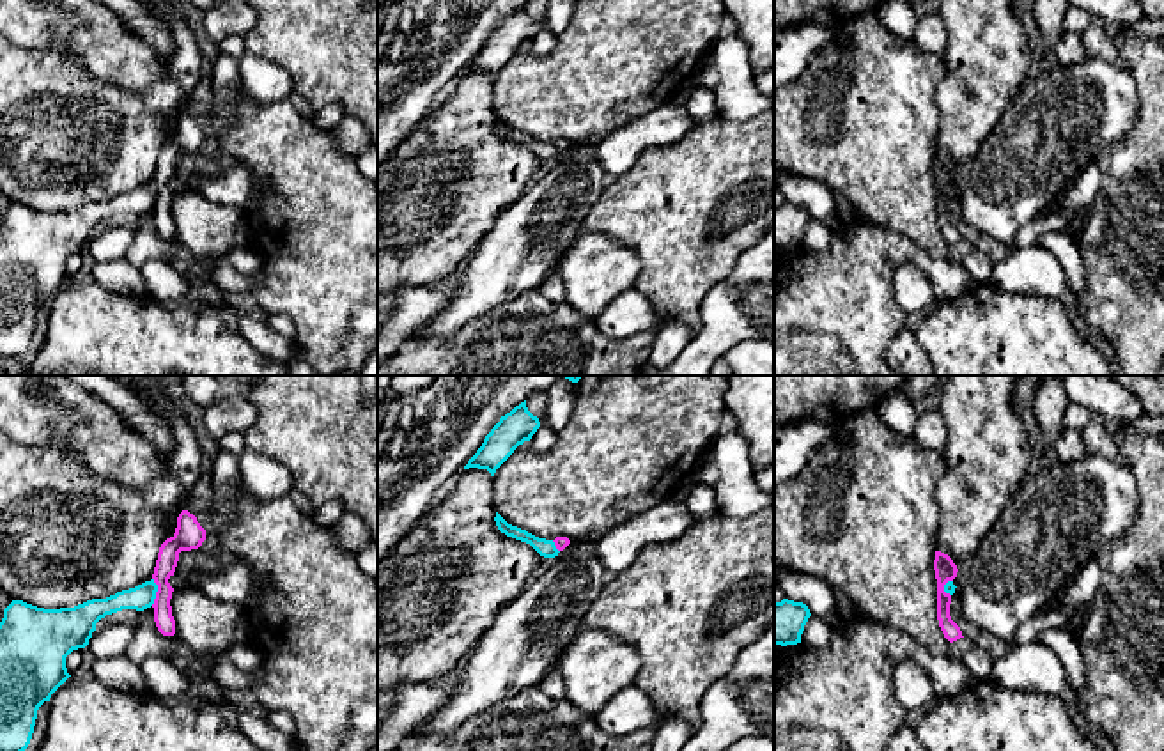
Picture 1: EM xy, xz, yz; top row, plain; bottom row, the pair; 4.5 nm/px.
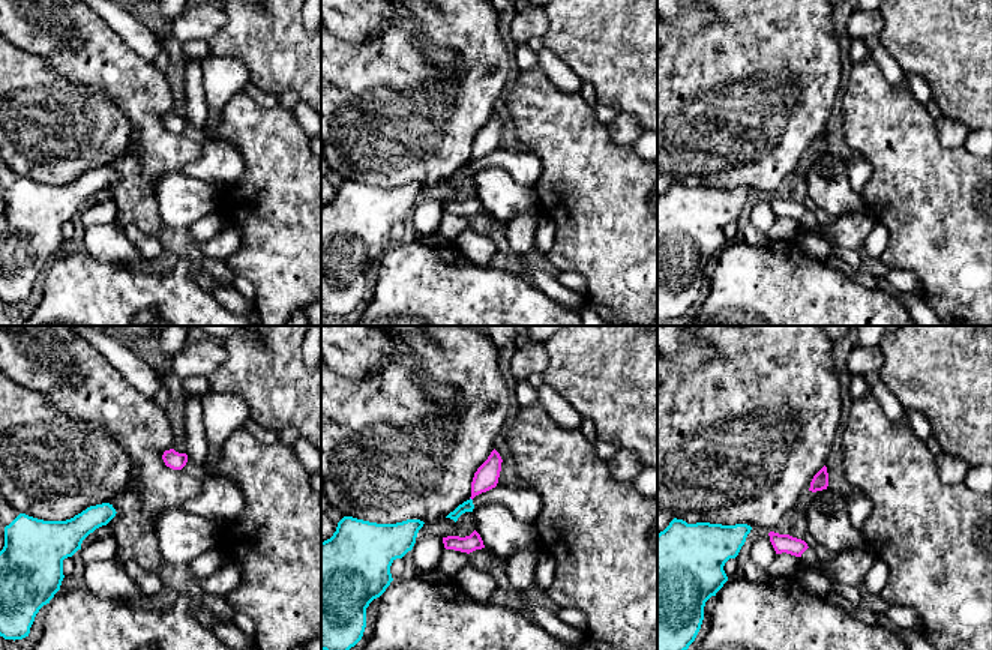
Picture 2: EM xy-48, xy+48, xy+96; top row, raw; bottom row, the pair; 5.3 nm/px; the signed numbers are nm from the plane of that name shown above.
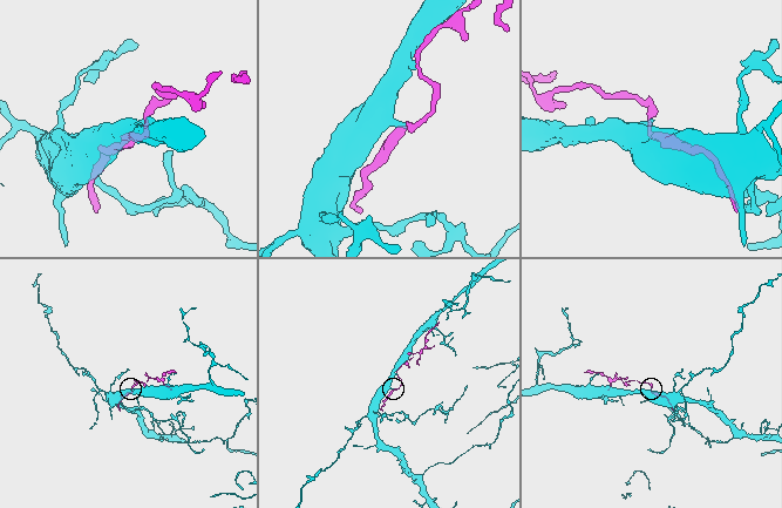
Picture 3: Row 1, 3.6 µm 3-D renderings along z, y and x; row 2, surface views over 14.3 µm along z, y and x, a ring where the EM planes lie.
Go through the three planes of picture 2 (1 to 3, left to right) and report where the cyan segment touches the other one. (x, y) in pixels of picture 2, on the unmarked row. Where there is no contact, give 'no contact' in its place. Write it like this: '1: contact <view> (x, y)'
1: no contact
2: no contact
3: no contact

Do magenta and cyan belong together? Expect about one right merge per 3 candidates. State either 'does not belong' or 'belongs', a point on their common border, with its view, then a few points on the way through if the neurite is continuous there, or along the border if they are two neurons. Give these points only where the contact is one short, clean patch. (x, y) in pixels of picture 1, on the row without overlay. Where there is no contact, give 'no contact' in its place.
does not belong; meets magenta in xy at (156, 195); border along xy (153, 181), (156, 201), (151, 208)

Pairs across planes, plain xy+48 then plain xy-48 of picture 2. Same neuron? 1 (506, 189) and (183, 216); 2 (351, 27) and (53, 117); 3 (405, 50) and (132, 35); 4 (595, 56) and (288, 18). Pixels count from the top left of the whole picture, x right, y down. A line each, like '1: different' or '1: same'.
1: same
2: different
3: different
4: same

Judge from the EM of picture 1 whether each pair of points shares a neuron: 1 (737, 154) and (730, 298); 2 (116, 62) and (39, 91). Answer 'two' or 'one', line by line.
1: two
2: two

